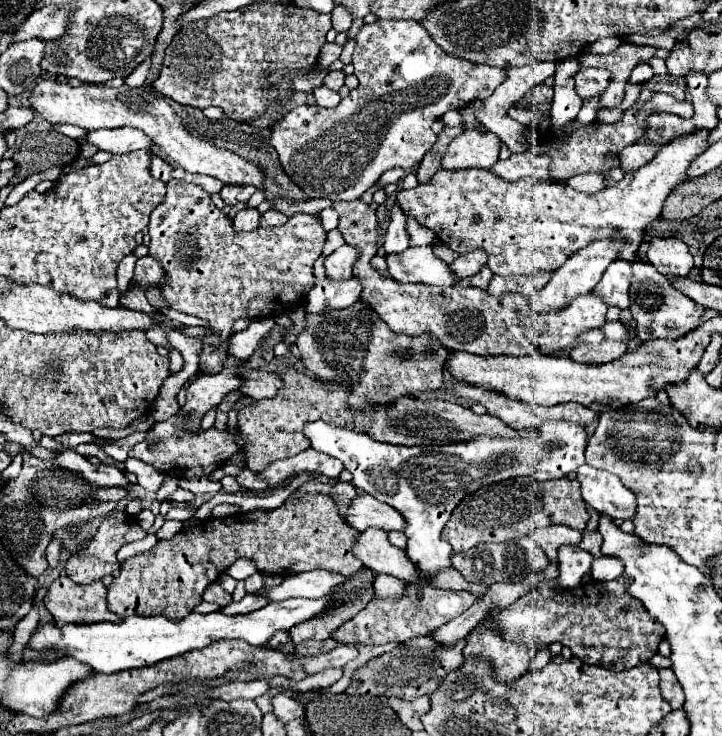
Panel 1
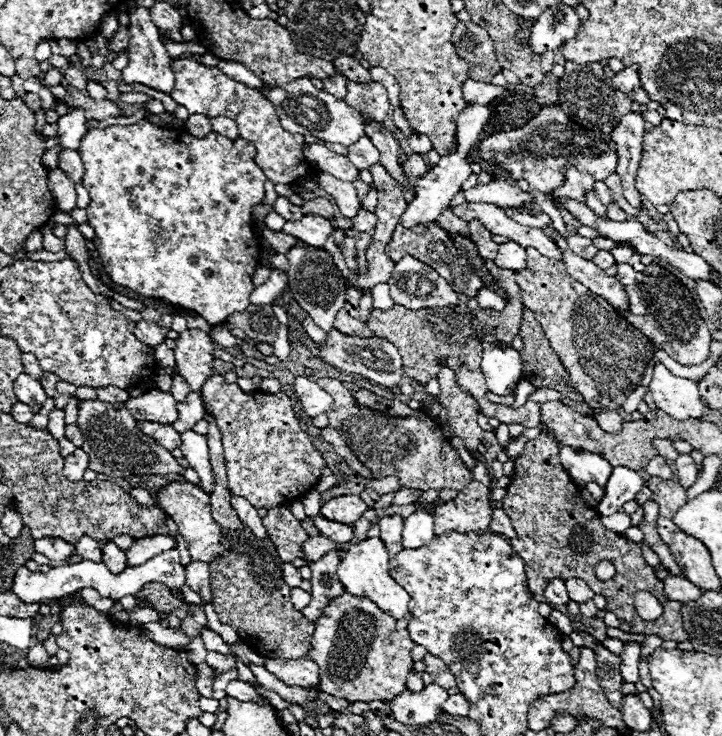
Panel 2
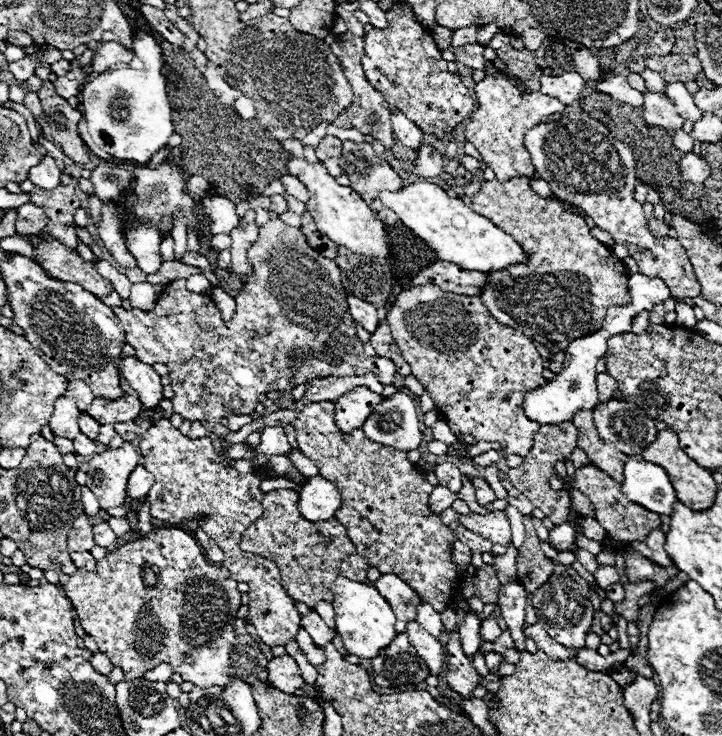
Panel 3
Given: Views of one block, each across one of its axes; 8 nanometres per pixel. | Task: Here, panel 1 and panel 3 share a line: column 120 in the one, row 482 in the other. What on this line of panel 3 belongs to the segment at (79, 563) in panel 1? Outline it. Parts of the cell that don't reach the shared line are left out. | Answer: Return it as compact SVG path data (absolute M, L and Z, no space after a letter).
M572 422L544 424L536 432L534 444L532 444L528 456L524 456L522 464L516 466L516 468L510 468L506 472L508 480L514 484L514 488L520 490L532 502L532 506L540 508L554 524L568 522L568 516L570 516L570 498L568 498L568 492L554 492L548 486L548 478L554 476L554 464L558 460L566 460L570 456L570 452L576 448L576 444L578 444L578 434L576 434L576 426Z

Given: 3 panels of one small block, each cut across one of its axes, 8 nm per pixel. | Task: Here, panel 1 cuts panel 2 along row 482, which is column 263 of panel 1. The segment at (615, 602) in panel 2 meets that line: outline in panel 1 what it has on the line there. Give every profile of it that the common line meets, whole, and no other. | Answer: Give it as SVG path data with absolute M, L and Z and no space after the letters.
M292 492L276 510L252 510L228 518L208 518L182 528L170 540L158 540L152 550L128 558L122 564L120 576L108 586L106 602L120 618L128 618L130 614L162 614L178 622L202 602L206 586L216 582L238 558L252 560L260 574L272 576L288 576L314 568L350 576L362 566L352 554L356 536L358 530L340 518L330 496L308 494L300 498Z

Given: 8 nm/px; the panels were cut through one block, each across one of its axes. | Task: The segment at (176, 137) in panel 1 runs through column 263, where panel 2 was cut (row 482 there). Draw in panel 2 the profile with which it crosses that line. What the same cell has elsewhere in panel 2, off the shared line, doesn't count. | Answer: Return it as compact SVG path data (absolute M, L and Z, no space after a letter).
M170 482L168 486L164 486L156 492L156 504L176 522L180 536L184 536L184 540L188 544L192 560L212 562L216 556L222 554L220 526L212 520L210 498L202 488L198 488L190 482Z

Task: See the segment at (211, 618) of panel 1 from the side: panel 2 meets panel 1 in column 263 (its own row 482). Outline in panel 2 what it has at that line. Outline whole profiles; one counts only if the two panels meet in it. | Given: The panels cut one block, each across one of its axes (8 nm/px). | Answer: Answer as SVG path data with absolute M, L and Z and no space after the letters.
M616 466L608 478L606 494L598 502L598 512L602 516L616 514L622 504L634 500L634 496L642 490L642 486L646 486L646 482L636 470L630 470L626 466Z

